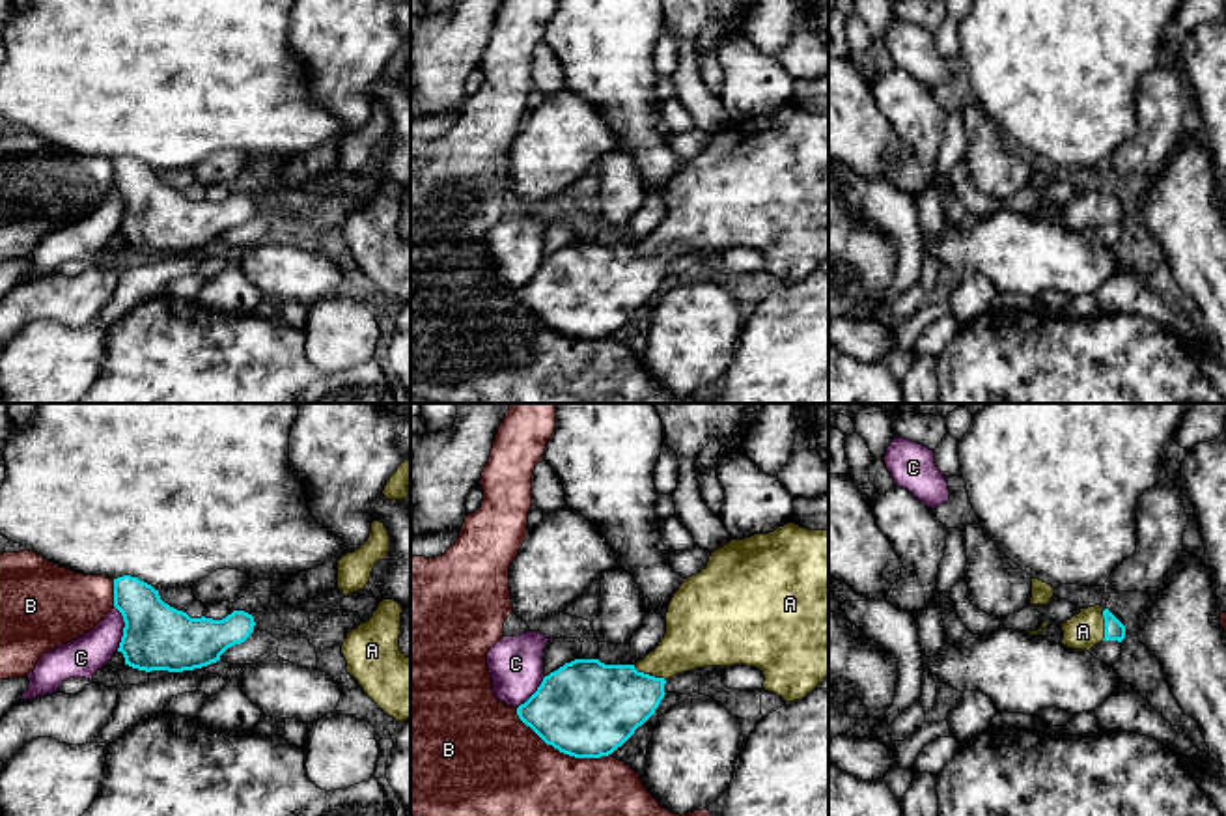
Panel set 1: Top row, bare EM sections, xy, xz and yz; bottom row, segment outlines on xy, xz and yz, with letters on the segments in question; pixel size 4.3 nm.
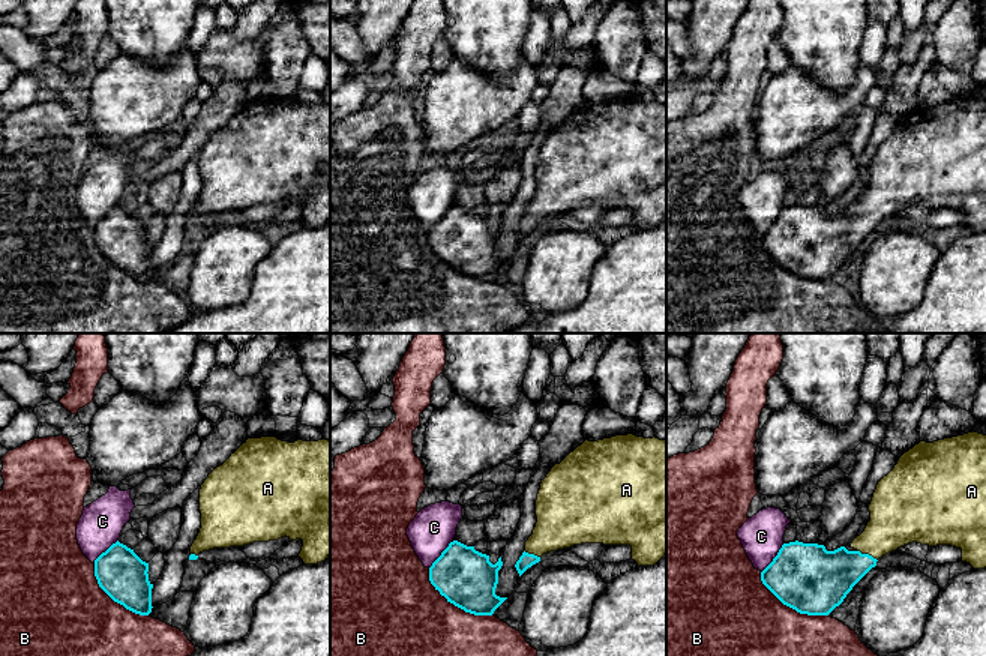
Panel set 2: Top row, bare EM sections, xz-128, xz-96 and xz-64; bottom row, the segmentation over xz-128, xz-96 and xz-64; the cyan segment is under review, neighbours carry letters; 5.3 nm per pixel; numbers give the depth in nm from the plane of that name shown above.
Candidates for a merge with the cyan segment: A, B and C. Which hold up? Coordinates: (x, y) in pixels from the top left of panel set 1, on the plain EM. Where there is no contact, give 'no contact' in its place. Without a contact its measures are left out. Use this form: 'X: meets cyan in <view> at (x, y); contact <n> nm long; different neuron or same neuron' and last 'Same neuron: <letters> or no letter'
A: meets cyan in yz at (1105, 206); contact 140 nm long; same neuron
B: meets cyan in xz at (560, 333); contact 460 nm long; different neuron
C: meets cyan in xy at (124, 210); contact 200 nm long; different neuron
Same neuron: A

